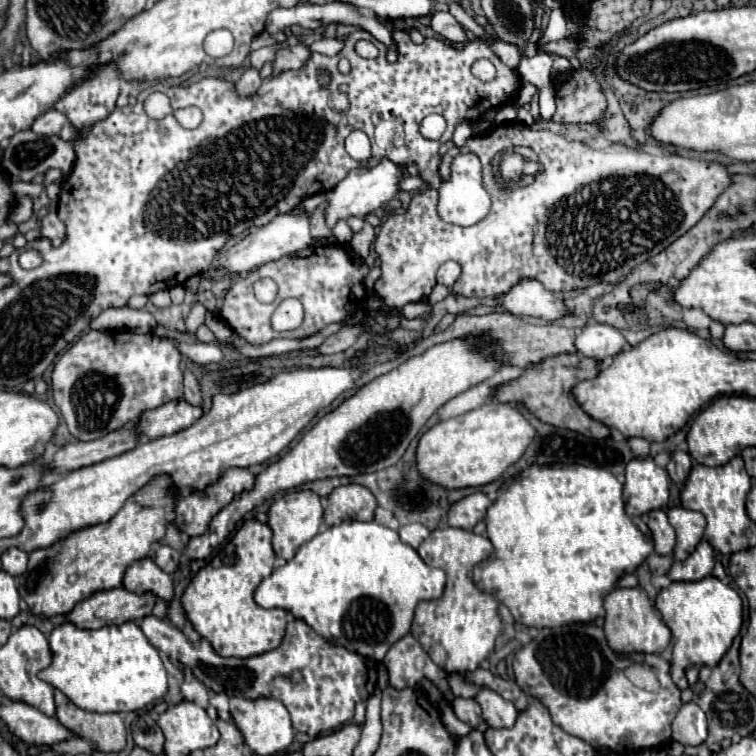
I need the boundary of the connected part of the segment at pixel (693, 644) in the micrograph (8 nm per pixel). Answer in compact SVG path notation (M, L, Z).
M707 576L697 582L671 582L657 594L655 606L675 636L675 646L671 654L671 678L679 690L685 690L689 686L685 678L685 668L689 664L717 664L717 660L721 660L721 656L729 650L733 638L739 634L743 624L743 606L739 594L715 576Z

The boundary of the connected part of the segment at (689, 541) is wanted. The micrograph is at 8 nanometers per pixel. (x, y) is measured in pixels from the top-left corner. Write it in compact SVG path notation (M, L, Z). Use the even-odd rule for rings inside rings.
M671 508L667 512L669 524L673 524L677 534L677 544L673 550L675 560L685 560L693 552L693 548L703 538L705 530L705 516L701 512L693 512L687 508Z

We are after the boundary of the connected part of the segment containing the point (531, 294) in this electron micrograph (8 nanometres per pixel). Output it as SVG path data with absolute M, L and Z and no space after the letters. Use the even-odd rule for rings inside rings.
M521 278L511 290L497 296L497 304L513 316L555 320L565 314L563 300L535 278Z

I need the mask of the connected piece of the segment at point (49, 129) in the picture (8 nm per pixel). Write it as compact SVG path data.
M47 110L45 114L37 116L31 130L41 134L41 136L53 136L53 134L59 134L61 132L61 126L67 124L67 116L63 112L57 112L57 110Z

